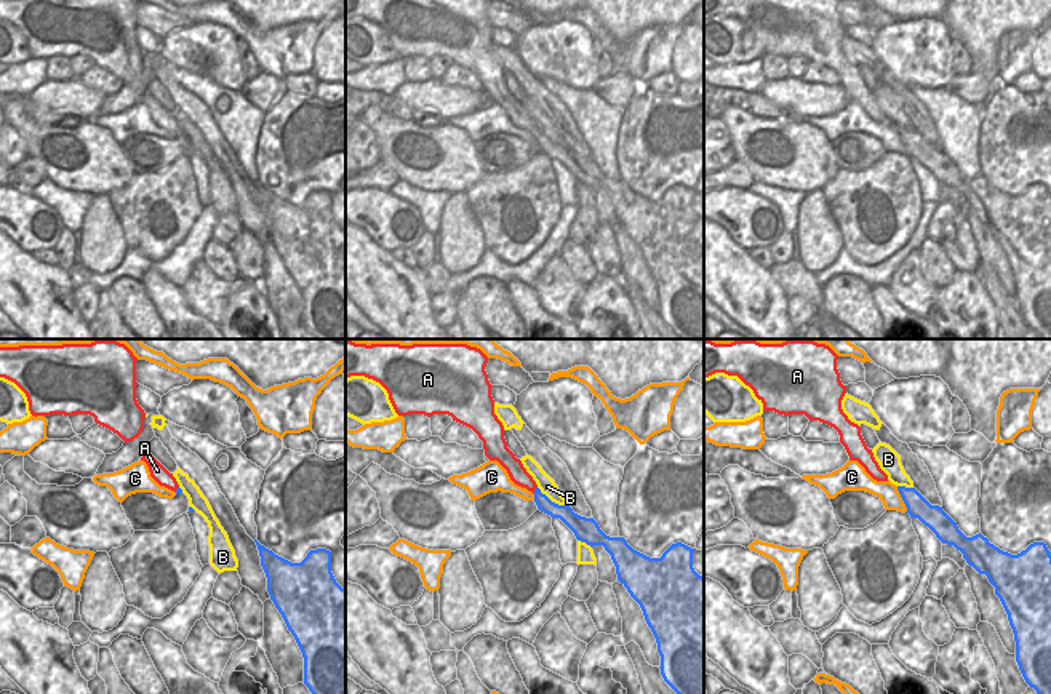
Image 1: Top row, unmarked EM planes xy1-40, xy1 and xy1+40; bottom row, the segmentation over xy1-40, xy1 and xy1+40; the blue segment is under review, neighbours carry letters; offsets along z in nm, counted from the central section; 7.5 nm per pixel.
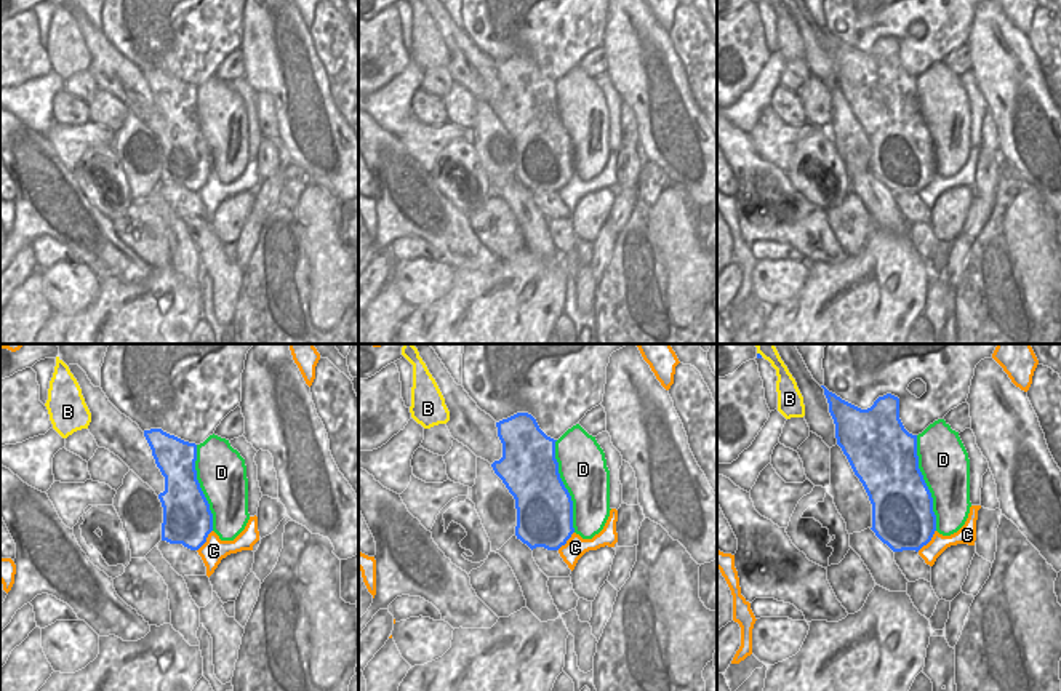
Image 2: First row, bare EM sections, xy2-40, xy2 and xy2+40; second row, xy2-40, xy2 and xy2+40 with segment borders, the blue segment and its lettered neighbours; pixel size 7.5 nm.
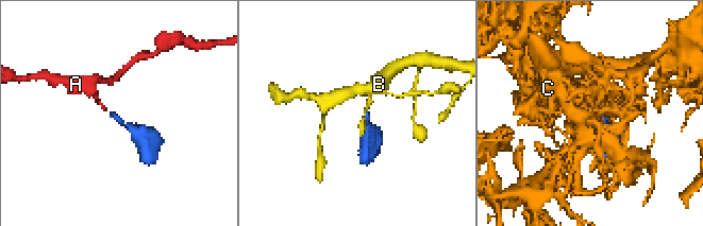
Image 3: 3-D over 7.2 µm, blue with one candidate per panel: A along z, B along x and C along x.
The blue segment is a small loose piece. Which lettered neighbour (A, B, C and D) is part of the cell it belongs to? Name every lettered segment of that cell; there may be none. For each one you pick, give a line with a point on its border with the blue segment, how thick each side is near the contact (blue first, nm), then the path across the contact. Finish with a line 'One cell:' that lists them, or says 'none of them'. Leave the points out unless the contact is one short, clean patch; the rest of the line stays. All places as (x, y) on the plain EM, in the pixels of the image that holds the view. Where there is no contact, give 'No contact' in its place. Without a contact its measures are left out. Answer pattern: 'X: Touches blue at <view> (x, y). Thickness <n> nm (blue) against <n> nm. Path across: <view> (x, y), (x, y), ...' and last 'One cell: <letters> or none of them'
A: Touches blue at xy1 (535, 131). Thickness 120 nm (blue) against 140 nm. Path across: xy1 (544, 146), (535, 131), (517, 114)
One cell: A.

